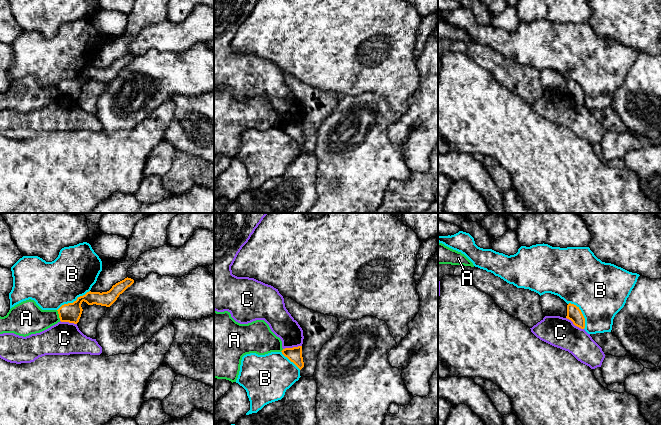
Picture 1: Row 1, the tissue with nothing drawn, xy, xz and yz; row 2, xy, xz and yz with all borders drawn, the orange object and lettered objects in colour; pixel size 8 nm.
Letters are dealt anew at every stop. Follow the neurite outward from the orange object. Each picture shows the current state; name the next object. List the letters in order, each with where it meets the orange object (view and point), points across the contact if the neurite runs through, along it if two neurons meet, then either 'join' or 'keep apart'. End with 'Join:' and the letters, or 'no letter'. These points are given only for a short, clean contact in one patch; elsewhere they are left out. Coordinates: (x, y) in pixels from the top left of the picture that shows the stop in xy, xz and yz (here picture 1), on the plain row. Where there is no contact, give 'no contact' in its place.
A: contact xy (59, 91); border xy (56, 86), (60, 96); keep apart
B: contact xy (74, 77); keep apart
C: contact xz (293, 123); border xz (301, 121), (283, 125); keep apart
Join: no letter

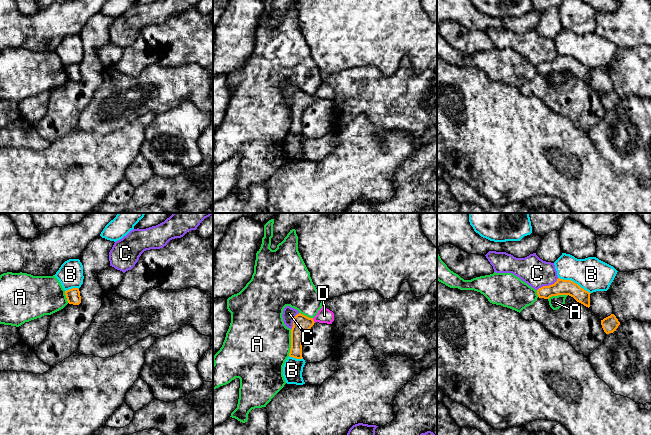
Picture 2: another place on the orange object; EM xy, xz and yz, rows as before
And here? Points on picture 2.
A: contact xz (291, 118); keep apart
B: contact yz (573, 58); border yz (558, 53), (564, 56), (572, 56), (590, 69); keep apart
C: contact yz (547, 62); border yz (558, 54), (553, 59), (543, 61), (537, 66); keep apart
D: contact xz (313, 96); join
Join: D

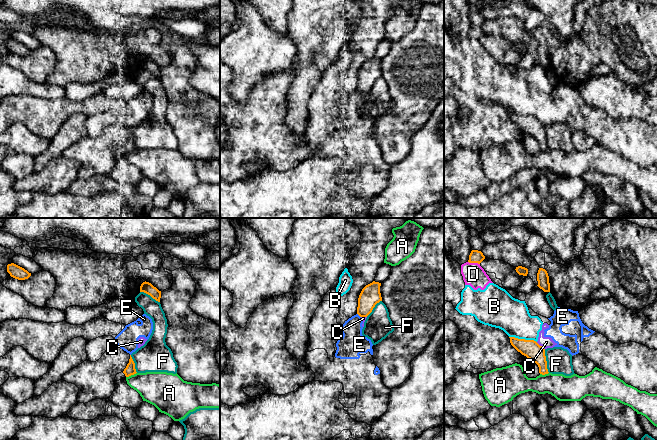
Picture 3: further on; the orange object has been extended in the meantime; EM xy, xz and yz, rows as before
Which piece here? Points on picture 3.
A: contact xy (131, 150); border xy (136, 148), (126, 153); keep apart
B: contact yz (523, 115); keep apart
C: contact yz (539, 121); keep apart
D: contact yz (474, 38); border yz (468, 37), (479, 40); keep apart
E: contact xz (358, 90); keep apart
F: contact yz (546, 137); keep apart
Join: no letter

